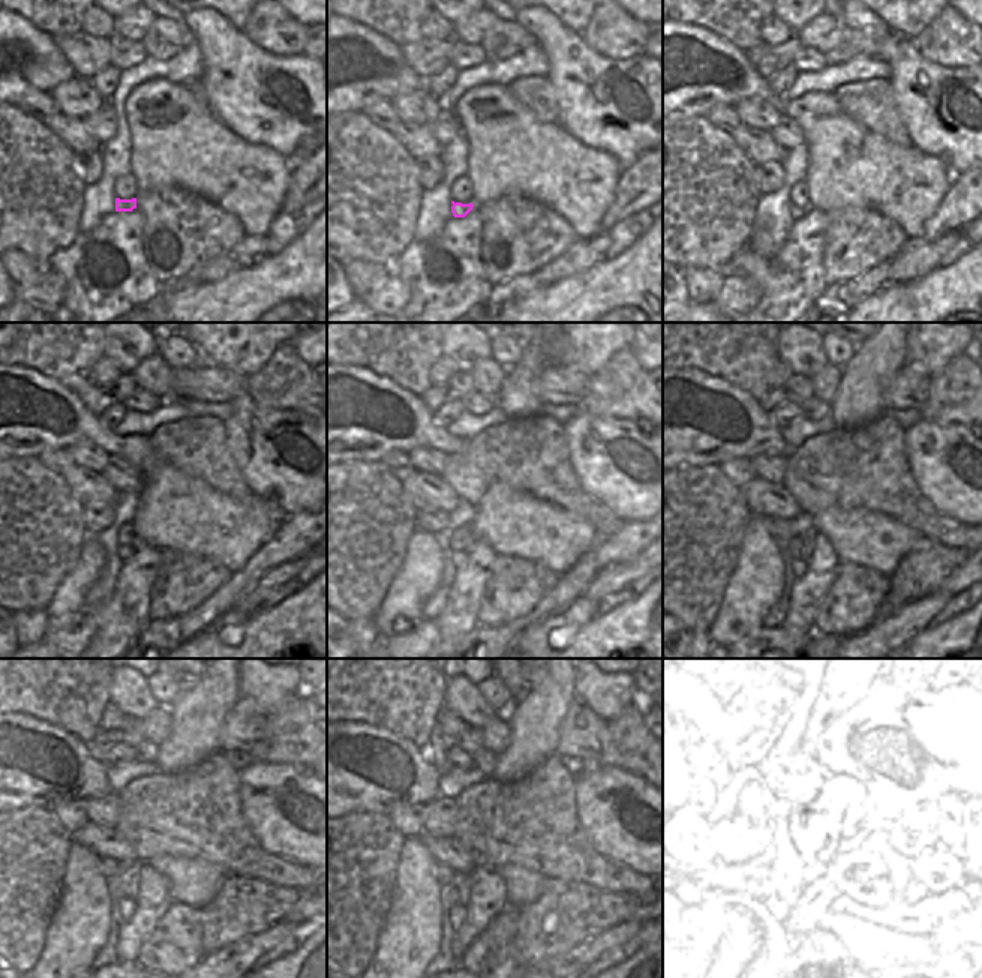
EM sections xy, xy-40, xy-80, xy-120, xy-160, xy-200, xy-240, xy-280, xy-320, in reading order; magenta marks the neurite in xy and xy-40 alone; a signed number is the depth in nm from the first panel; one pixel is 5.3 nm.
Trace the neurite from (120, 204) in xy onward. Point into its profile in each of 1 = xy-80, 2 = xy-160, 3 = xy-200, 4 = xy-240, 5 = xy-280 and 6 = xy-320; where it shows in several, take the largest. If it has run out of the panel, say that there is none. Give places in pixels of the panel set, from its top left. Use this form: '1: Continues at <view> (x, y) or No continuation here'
1: Continues at xy-80 (796, 213)
2: Continues at xy-160 (459, 558)
3: Continues at xy-200 (798, 566)
4: Continues at xy-240 (126, 906)
5: Continues at xy-280 (458, 914)
6: Continues at xy-320 (793, 921).

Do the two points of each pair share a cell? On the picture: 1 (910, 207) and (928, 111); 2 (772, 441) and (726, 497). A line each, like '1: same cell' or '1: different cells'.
1: different cells
2: different cells

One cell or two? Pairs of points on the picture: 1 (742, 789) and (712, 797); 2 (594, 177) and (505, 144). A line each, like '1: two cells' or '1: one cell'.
1: one cell
2: one cell

